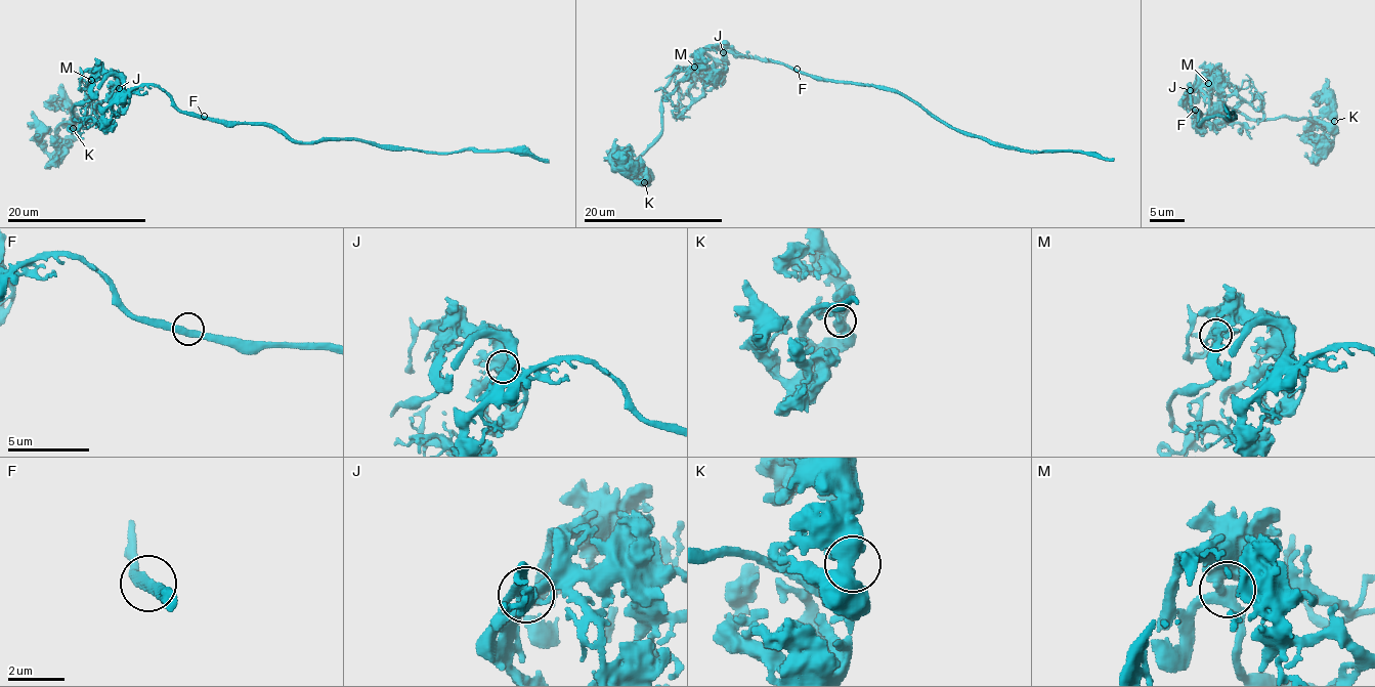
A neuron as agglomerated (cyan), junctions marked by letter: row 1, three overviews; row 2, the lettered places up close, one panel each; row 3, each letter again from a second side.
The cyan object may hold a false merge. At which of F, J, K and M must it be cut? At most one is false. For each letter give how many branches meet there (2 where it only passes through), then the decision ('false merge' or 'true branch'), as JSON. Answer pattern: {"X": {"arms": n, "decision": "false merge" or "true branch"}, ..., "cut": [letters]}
{"F": {"arms": 2, "decision": "true branch"}, "J": {"arms": 2, "decision": "true branch"}, "K": {"arms": 3, "decision": "true branch"}, "M": {"arms": 4, "decision": "true branch"}, "cut": []}

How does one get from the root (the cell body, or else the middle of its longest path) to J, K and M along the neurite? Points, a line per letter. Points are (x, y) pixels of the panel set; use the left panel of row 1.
J: (202, 118), (181, 111), (156, 86), (138, 84), (126, 91), (119, 88)
K: (202, 118), (156, 86), (126, 91), (116, 75), (101, 74), (72, 110), (79, 121), (62, 122), (73, 128)
M: (202, 118), (181, 111), (156, 86), (138, 84), (126, 91), (116, 75), (96, 74), (91, 79)

